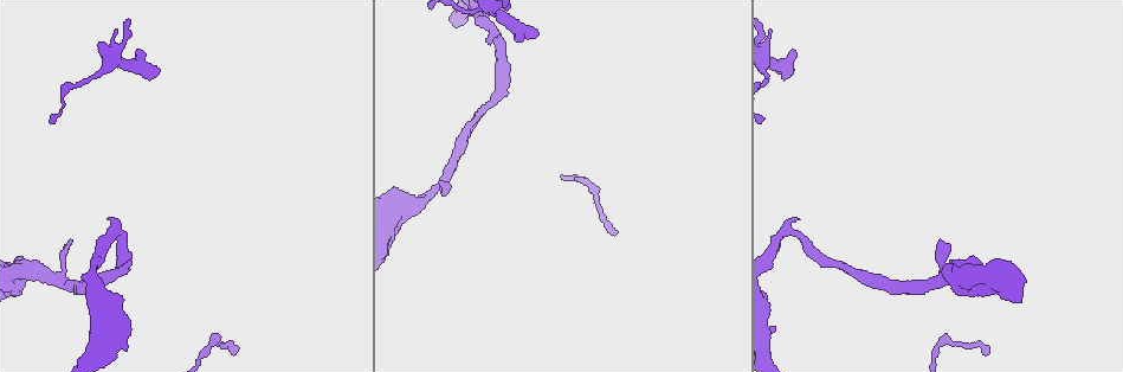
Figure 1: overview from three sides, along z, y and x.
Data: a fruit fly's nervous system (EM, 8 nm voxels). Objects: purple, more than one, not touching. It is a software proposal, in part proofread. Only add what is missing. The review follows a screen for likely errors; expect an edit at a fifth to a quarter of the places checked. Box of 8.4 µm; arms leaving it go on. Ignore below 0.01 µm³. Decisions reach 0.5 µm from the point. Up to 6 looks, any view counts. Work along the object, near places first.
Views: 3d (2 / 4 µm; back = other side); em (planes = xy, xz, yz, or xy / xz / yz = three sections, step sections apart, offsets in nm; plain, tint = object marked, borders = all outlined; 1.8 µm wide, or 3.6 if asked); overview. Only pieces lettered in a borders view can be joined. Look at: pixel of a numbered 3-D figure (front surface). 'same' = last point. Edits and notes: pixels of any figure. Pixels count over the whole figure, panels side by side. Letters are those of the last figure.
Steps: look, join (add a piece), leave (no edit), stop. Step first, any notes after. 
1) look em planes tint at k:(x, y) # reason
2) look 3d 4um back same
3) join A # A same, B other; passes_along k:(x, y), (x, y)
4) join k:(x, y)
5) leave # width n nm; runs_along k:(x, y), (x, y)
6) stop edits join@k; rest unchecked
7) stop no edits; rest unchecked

look 3d 2um at 1:(239, 347) # thin end

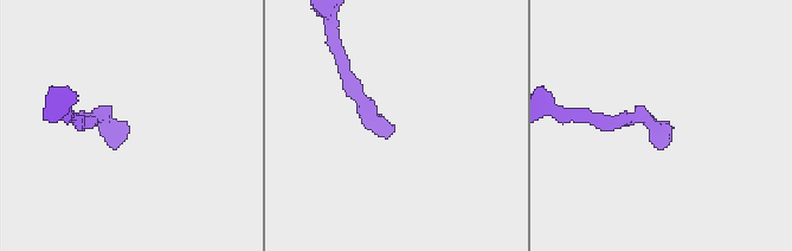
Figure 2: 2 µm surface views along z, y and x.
look em planes borders at 2:(664, 132) # now the EM

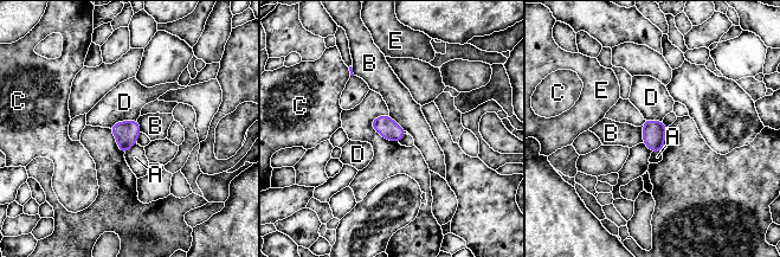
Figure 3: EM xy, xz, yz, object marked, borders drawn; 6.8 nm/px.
leave # width 140 nm; A other, B other, C other, D other, E other; border 3:(642, 126), (643, 142); no lettered piece goes on from it

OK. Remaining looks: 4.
look 3d 4um at 1:(117, 233) # sharp bend

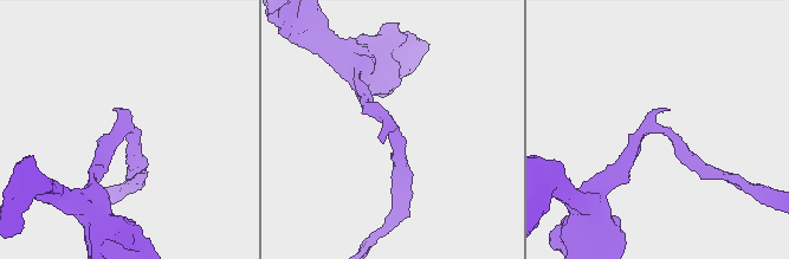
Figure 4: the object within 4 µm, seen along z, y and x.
look em yz step 4 tint at 4:(387, 125) # arm_widths 180, 200 nm; now the EM

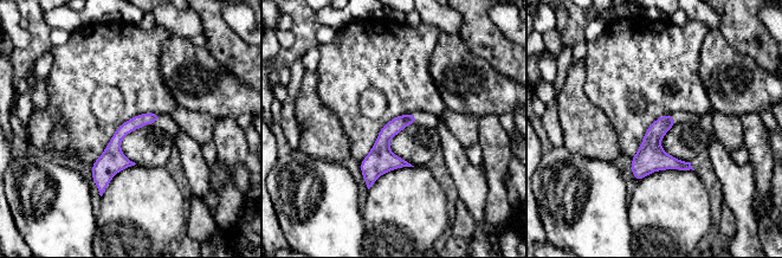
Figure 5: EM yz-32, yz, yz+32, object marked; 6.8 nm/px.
look em planes borders same # cut it another way

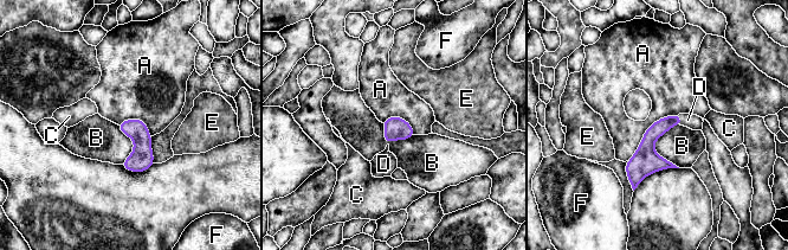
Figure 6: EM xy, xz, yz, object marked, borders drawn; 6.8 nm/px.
join D # A other, B other, C other, D same, E other, F other; passes_along 6:(657, 129), (680, 120), (691, 121); the neuron continues

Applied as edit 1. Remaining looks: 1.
stop edits join@6; rest unchecked

